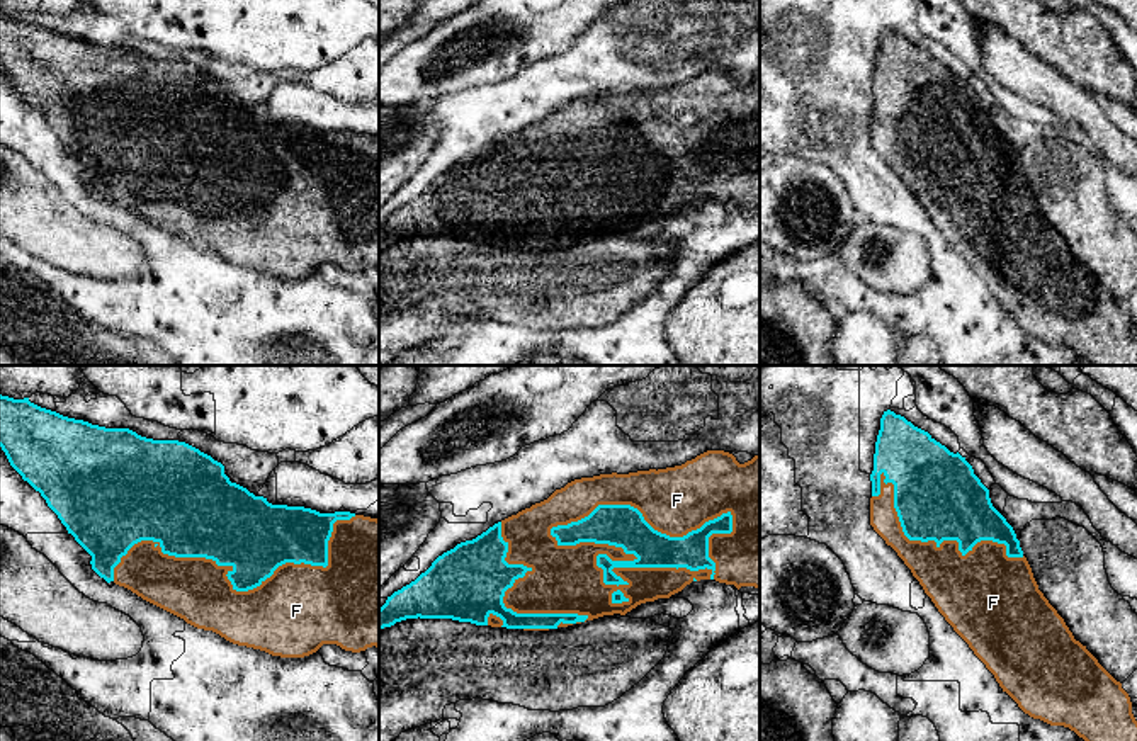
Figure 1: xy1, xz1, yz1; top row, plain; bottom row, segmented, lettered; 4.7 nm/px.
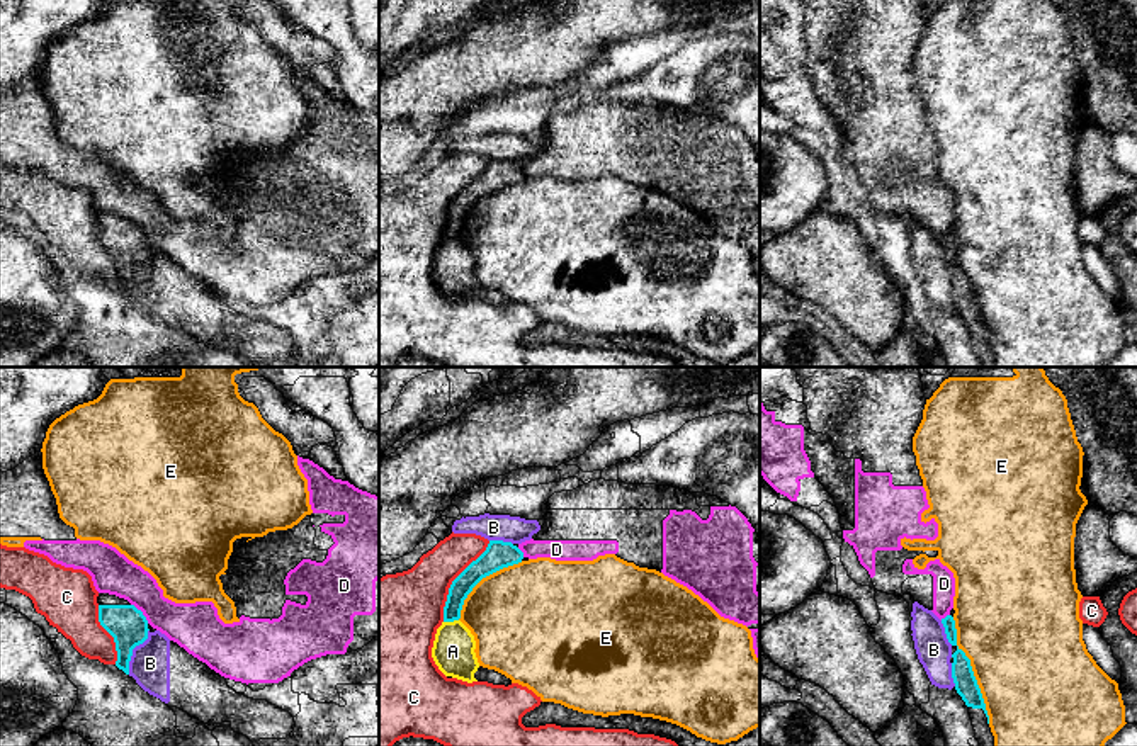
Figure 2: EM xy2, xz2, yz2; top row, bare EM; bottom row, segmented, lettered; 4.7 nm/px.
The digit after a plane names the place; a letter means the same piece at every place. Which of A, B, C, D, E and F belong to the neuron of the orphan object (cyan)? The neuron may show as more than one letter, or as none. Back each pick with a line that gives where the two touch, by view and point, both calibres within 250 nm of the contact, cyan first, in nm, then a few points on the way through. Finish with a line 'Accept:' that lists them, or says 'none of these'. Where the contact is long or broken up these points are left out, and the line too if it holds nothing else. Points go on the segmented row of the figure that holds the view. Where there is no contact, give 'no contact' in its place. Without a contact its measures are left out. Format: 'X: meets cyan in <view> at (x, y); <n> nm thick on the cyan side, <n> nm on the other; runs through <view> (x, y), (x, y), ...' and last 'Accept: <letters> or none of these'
F: meets cyan in xz1 at (639, 512); 200 nm thick on the cyan side, 320 nm on the other
Accept: F

